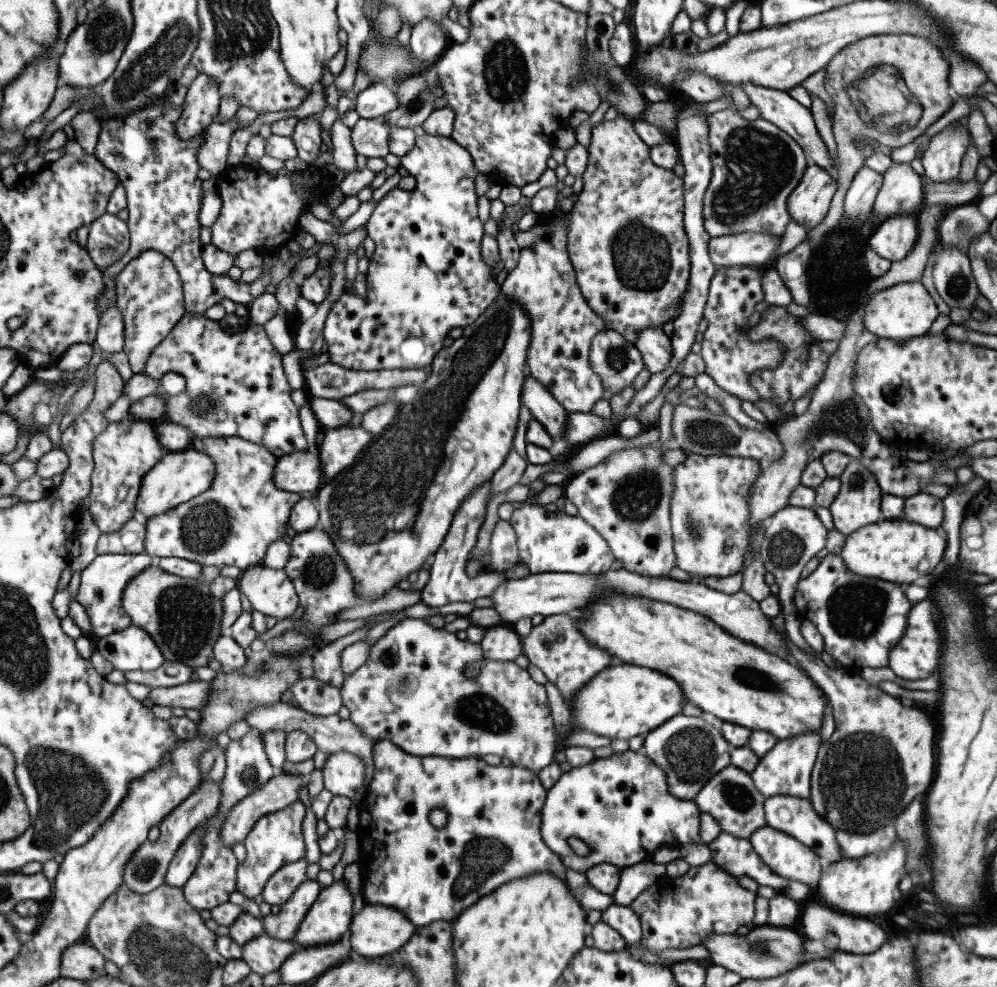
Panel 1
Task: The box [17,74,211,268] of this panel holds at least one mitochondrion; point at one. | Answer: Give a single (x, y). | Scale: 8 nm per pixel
(108, 249)

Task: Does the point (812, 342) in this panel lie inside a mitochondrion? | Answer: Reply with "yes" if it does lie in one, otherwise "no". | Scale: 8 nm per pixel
no

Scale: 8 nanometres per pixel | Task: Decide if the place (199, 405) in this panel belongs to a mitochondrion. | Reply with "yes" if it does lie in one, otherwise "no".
yes

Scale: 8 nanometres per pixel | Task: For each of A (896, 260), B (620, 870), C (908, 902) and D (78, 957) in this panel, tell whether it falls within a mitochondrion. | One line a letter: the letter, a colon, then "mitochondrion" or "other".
A: other
B: other
C: other
D: other

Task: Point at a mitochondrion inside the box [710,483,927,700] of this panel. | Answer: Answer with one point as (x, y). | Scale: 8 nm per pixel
(857, 607)

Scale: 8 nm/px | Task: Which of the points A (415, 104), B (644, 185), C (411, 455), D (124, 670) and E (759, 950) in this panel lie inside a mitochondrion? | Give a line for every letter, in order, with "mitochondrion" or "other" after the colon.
A: mitochondrion
B: other
C: mitochondrion
D: other
E: mitochondrion

